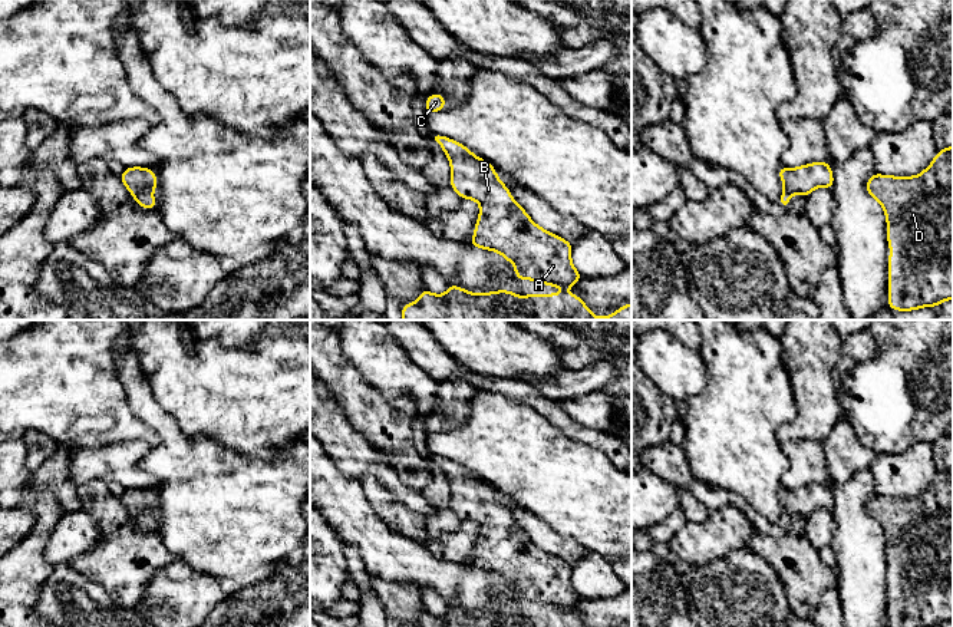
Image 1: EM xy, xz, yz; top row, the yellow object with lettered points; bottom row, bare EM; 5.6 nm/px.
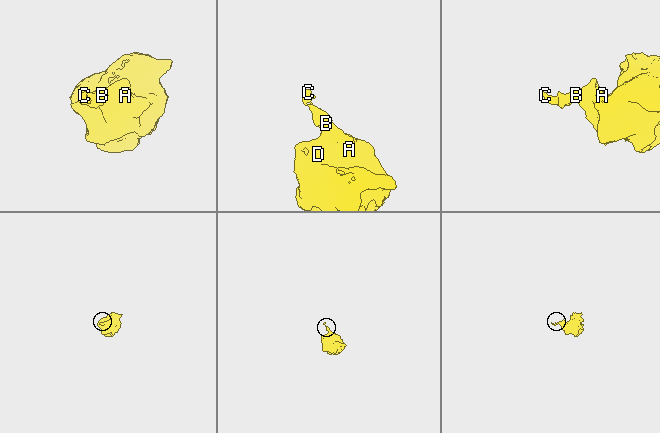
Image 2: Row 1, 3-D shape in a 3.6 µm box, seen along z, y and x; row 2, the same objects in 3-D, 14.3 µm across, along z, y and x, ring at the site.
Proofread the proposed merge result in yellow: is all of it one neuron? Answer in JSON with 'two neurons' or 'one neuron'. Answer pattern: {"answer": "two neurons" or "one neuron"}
{"answer": "one neuron"}

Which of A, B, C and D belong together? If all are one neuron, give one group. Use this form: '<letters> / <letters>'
A B C D

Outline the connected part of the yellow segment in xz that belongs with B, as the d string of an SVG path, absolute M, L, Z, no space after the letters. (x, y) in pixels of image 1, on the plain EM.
M435 458L435 462L442 468L445 476L451 484L451 508L462 521L475 521L479 527L479 537L475 545L475 552L469 567L479 568L488 572L499 574L505 581L515 587L517 601L532 601L543 607L551 605L555 608L571 611L573 605L583 600L583 597L571 585L573 565L564 560L551 555L550 552L538 548L521 527L515 524L510 511L498 499L491 484L478 479L474 473L469 473L462 465L449 461L446 458Z

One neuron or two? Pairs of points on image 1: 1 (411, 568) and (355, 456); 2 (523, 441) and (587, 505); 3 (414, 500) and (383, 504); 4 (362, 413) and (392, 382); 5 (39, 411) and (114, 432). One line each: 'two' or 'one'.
1: two
2: one
3: two
4: two
5: one

